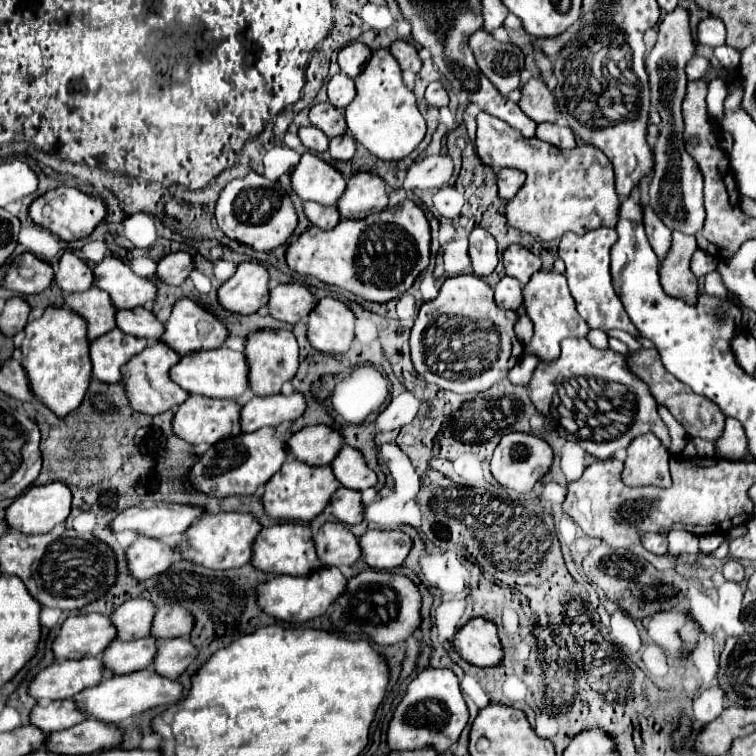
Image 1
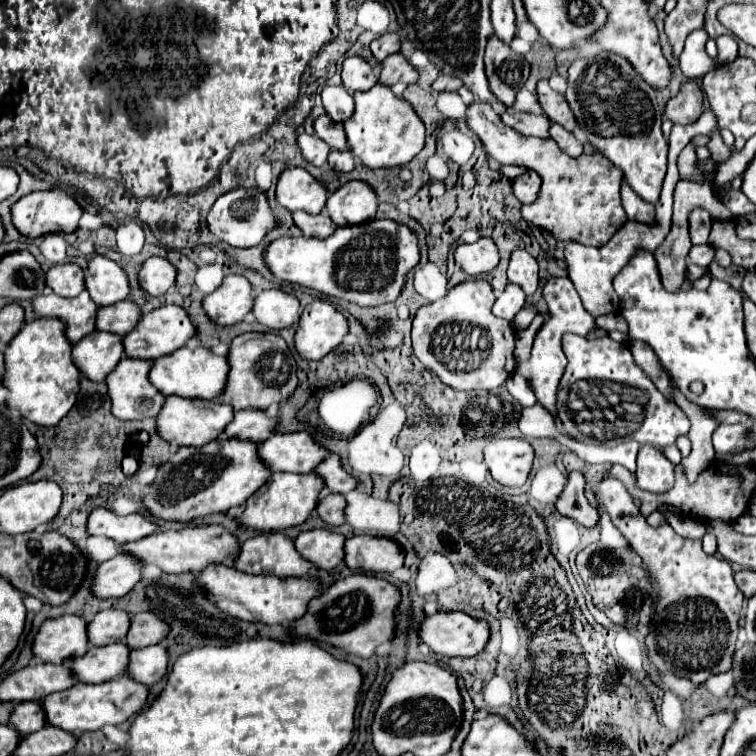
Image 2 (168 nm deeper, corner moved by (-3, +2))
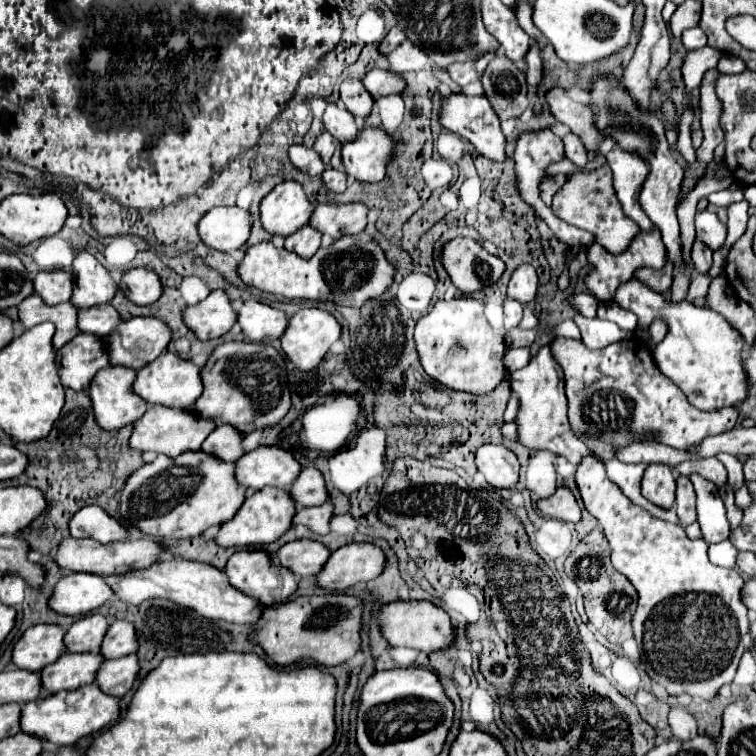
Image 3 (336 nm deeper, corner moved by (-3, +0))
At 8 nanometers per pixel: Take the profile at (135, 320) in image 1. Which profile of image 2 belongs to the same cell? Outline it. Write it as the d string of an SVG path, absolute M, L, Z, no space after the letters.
M127 299L121 303L109 305L109 307L99 307L97 309L97 329L125 335L137 325L139 317L141 317L139 307Z

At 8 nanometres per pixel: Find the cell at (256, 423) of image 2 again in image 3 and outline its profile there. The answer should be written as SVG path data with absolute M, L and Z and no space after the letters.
M219 425L205 439L201 449L209 455L221 457L223 461L237 461L245 453L243 439L245 439L245 433L241 433L233 425Z

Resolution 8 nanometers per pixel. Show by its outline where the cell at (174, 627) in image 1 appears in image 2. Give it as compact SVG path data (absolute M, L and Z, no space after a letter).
M137 613L131 617L131 627L125 635L125 645L129 649L143 649L157 645L167 637L167 623L153 613Z

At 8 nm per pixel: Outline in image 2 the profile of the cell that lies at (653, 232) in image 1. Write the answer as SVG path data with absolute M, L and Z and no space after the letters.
M621 183L621 201L628 220L641 221L641 223L653 223L655 219L655 207L651 203L645 203L637 193L625 183Z

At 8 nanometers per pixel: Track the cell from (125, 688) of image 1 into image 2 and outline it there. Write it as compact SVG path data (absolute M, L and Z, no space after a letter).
M125 675L109 679L105 683L87 685L87 683L75 683L73 687L51 693L41 701L41 707L45 711L45 721L53 727L61 727L69 733L85 733L85 731L97 731L103 725L121 725L131 715L135 715L147 699L147 687L141 683L131 681Z

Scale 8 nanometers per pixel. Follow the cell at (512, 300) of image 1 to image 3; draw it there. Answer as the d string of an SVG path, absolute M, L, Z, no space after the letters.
M507 299L503 303L503 311L505 311L505 329L513 329L517 327L517 323L521 321L523 317L523 305L519 301L513 301L513 299Z

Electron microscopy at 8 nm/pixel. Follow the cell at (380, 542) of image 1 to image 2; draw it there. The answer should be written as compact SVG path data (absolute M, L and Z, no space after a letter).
M359 535L345 543L345 565L363 573L393 573L403 567L403 549L387 537Z

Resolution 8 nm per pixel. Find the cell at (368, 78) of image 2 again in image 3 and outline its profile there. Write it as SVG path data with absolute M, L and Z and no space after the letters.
M345 79L341 83L341 101L359 119L365 119L373 107L373 97L359 79Z

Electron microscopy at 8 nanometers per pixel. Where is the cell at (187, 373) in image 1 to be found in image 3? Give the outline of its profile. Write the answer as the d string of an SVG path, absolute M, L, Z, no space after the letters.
M173 351L161 353L159 359L155 359L151 365L143 367L137 373L137 379L133 383L133 391L143 397L145 401L153 405L165 405L165 407L177 407L177 409L193 409L195 401L199 399L203 391L203 381L201 381L201 369L189 361L181 359Z

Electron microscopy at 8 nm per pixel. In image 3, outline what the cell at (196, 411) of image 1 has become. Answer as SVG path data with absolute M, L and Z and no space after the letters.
M151 405L147 409L145 417L141 417L141 421L137 421L133 425L133 435L131 435L129 445L139 451L155 451L155 453L163 453L167 457L177 457L181 451L201 449L203 441L215 427L217 427L217 421L199 417L195 411L173 409L173 407L165 407L165 405Z

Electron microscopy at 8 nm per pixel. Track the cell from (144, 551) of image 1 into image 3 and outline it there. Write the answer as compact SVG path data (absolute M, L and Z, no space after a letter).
M71 573L55 585L49 607L63 615L83 615L101 607L111 597L113 589L105 577L95 573Z

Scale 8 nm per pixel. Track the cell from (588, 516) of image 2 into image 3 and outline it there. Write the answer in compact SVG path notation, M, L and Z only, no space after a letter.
M559 487L551 497L541 499L537 509L545 517L557 517L557 519L571 521L571 523L581 521L579 503L575 501L575 495L569 487Z

